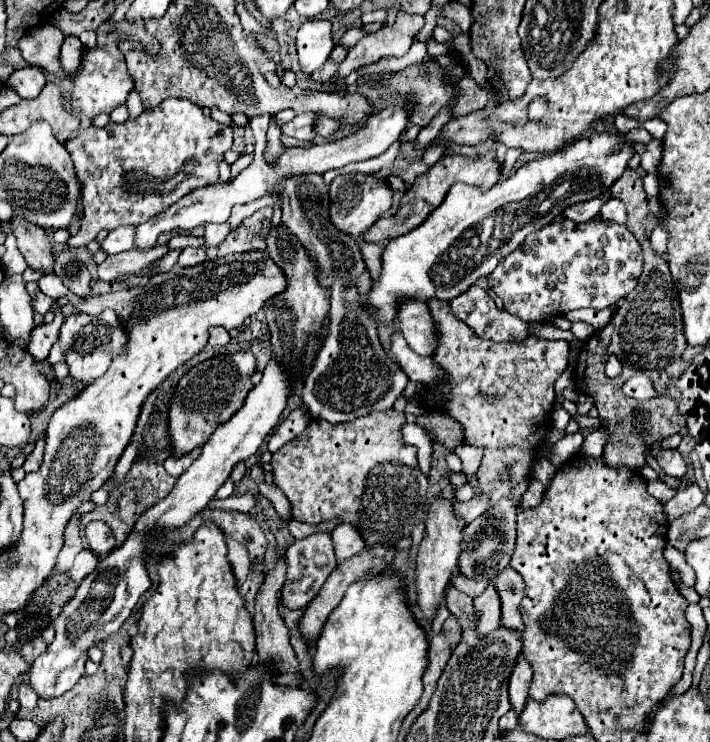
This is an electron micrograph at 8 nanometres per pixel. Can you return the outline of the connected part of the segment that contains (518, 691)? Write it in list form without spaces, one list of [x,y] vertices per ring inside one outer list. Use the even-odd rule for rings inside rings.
[[[521,650],[521,656],[517,658],[517,664],[515,664],[515,668],[511,672],[511,678],[509,678],[509,700],[511,700],[511,706],[515,708],[517,714],[525,706],[529,684],[531,684],[531,676],[533,676],[533,668],[531,668],[529,662],[525,662],[523,650]]]

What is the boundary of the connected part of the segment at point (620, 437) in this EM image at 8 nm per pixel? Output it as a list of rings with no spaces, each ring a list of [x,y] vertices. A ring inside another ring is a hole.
[[[629,170],[611,186],[611,196],[619,198],[627,208],[627,228],[635,234],[643,248],[643,274],[637,282],[637,288],[625,296],[625,300],[619,300],[615,314],[611,316],[609,324],[603,330],[597,330],[589,340],[585,340],[579,360],[575,366],[575,384],[579,392],[591,396],[595,400],[595,406],[599,410],[601,428],[609,434],[609,440],[603,450],[603,458],[609,466],[625,466],[629,470],[641,470],[647,460],[645,452],[651,450],[651,446],[663,438],[669,438],[677,434],[685,426],[685,416],[679,414],[677,406],[669,398],[653,398],[653,400],[635,400],[623,394],[623,384],[627,378],[631,378],[637,372],[649,374],[653,388],[661,394],[669,380],[675,380],[681,376],[681,372],[689,366],[681,360],[681,354],[685,350],[685,336],[681,328],[681,308],[679,308],[679,294],[673,284],[669,266],[661,254],[657,254],[651,248],[649,236],[645,236],[645,220],[649,216],[647,196],[643,190],[641,176],[635,170]],[[609,356],[617,356],[619,362],[623,362],[623,370],[617,378],[609,378],[605,374],[605,362]],[[633,408],[645,408],[647,418],[651,424],[649,436],[635,436],[633,434]]]

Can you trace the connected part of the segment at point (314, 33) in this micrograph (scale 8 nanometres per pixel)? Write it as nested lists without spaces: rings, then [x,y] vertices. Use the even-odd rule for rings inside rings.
[[[313,20],[305,22],[297,32],[297,52],[299,52],[299,66],[305,74],[313,74],[321,68],[335,42],[331,36],[331,24],[327,20]]]

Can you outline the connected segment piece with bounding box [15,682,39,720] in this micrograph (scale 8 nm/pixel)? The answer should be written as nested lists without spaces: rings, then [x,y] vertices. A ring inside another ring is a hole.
[[[21,682],[21,686],[19,686],[19,698],[17,700],[19,700],[19,712],[15,714],[15,718],[17,720],[29,720],[29,714],[35,708],[39,696],[29,688],[29,684]]]

